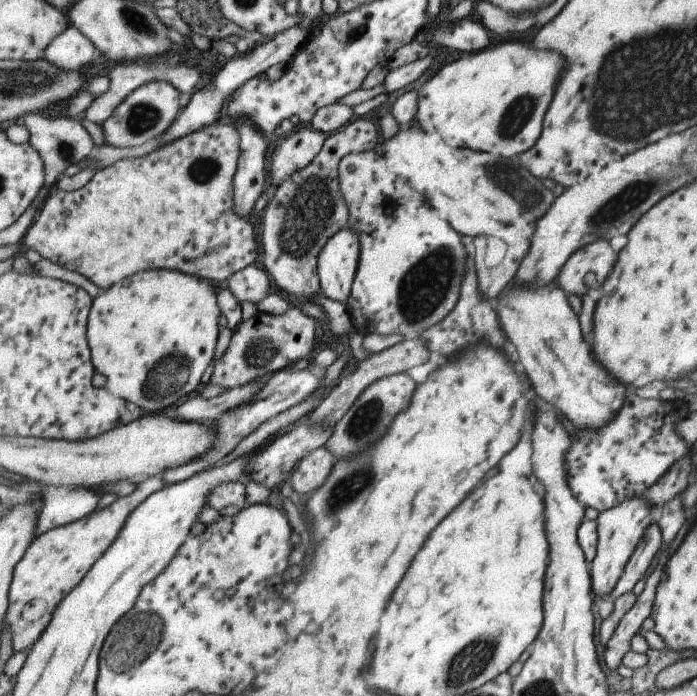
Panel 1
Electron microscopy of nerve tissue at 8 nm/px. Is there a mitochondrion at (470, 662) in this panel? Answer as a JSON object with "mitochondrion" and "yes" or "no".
{"mitochondrion":"yes"}

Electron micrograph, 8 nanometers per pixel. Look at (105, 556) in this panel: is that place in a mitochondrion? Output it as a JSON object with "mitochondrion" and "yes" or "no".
{"mitochondrion":"no"}

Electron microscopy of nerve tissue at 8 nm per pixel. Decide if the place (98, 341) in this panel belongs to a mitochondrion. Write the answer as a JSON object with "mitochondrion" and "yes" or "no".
{"mitochondrion":"no"}

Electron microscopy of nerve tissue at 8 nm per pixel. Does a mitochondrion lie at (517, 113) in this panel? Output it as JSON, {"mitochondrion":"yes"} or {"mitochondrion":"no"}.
{"mitochondrion":"yes"}

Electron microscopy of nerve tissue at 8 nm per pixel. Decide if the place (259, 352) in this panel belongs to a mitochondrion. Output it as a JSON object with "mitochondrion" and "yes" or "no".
{"mitochondrion":"yes"}

